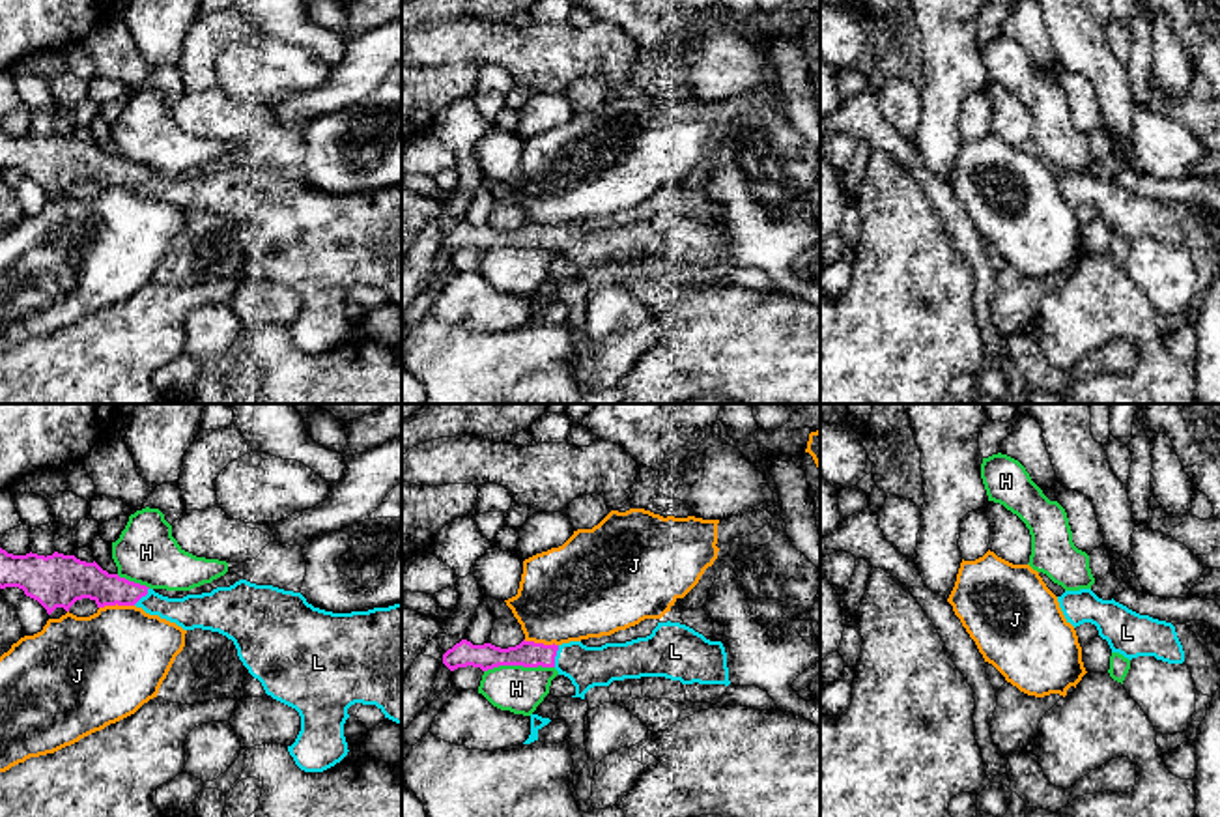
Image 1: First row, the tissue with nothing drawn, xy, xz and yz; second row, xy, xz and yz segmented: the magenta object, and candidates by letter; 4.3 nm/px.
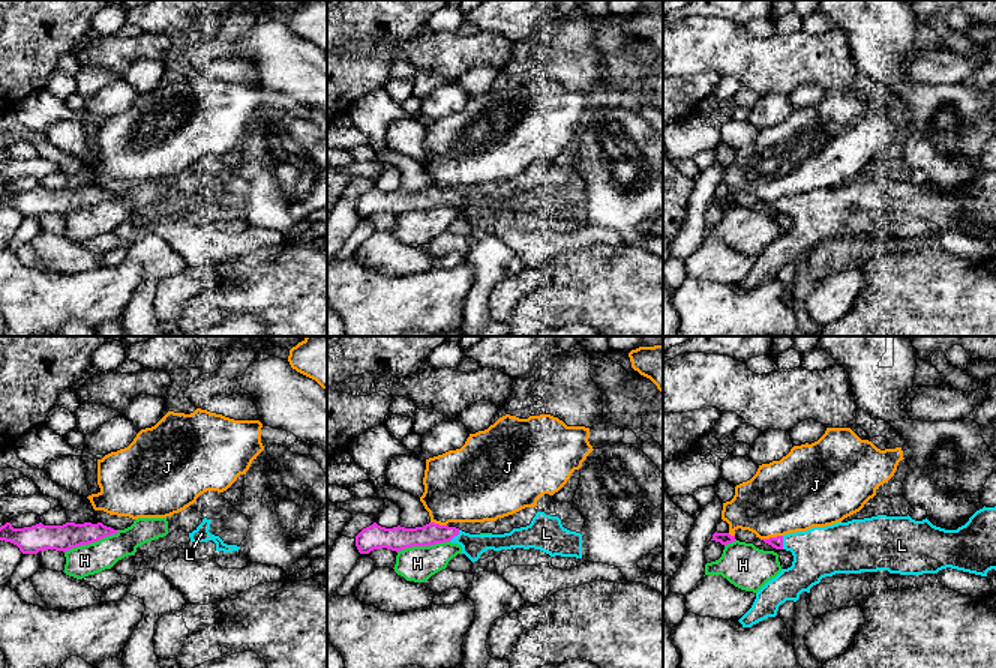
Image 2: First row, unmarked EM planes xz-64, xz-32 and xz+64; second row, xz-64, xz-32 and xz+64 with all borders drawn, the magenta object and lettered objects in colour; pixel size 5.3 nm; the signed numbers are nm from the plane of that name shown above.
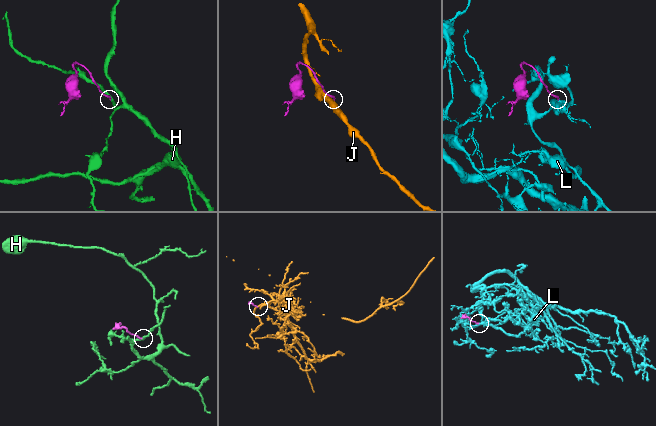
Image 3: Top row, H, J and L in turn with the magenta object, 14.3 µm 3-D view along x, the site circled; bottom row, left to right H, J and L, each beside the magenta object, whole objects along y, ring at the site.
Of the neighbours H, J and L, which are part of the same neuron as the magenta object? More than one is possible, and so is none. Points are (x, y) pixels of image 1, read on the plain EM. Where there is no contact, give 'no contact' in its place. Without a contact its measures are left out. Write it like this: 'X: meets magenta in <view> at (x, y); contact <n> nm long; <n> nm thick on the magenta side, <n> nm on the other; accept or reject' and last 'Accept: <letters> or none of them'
H: meets magenta in xz at (518, 245); contact 300 nm long; 110 nm thick on the magenta side, 200 nm on the other; reject
J: meets magenta in xy at (116, 184); contact 150 nm long; 200 nm thick on the magenta side, 440 nm on the other; reject
L: meets magenta in xz at (553, 238); contact 100 nm long; 110 nm thick on the magenta side, 180 nm on the other; accept
Accept: L

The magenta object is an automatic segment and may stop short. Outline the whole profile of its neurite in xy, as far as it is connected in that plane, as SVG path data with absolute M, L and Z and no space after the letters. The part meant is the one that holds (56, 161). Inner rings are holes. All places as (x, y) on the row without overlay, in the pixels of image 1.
M0 129L0 170L19 168L50 196L90 179L97 189L136 187L183 211L211 211L234 222L237 237L267 277L295 290L301 312L290 337L305 353L323 353L348 337L344 305L355 284L376 286L385 299L402 305L402 183L368 193L333 194L314 189L301 174L239 161L211 174L168 179L153 170L108 155L95 142L75 136L13 136Z

